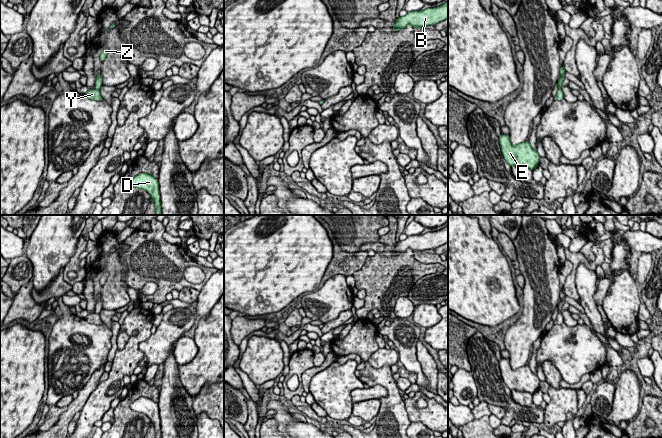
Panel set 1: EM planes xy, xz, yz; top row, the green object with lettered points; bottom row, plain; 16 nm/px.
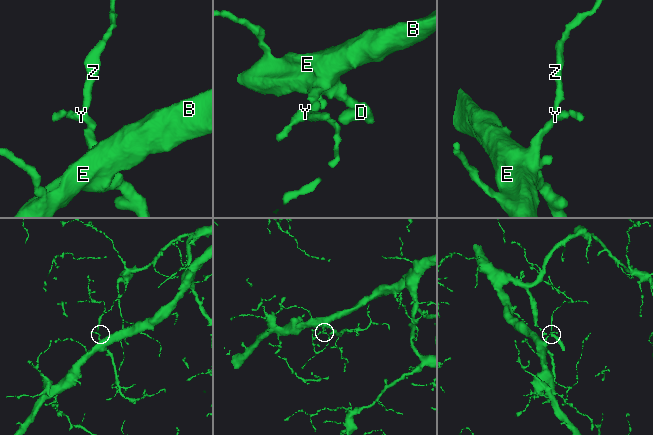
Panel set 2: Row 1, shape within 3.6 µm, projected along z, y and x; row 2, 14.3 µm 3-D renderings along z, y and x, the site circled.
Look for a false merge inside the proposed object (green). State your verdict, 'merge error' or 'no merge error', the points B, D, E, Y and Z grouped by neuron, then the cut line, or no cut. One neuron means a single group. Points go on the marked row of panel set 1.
no merge error; B D E Y Z; no cut

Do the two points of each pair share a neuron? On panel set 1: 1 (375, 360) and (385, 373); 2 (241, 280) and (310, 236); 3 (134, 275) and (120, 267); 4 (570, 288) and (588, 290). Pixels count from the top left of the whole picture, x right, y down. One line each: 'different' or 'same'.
1: different
2: same
3: different
4: different

